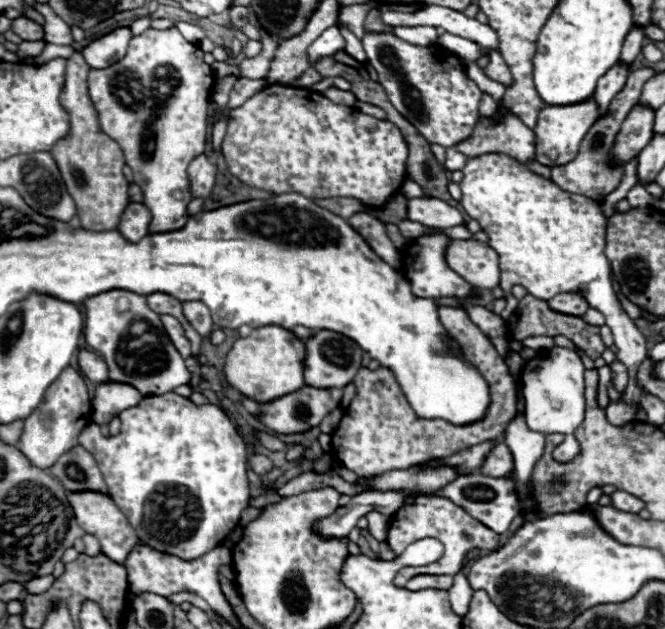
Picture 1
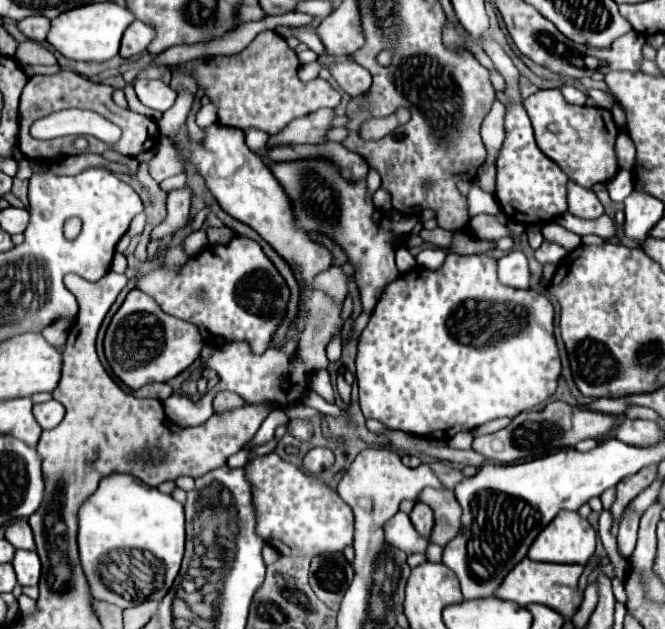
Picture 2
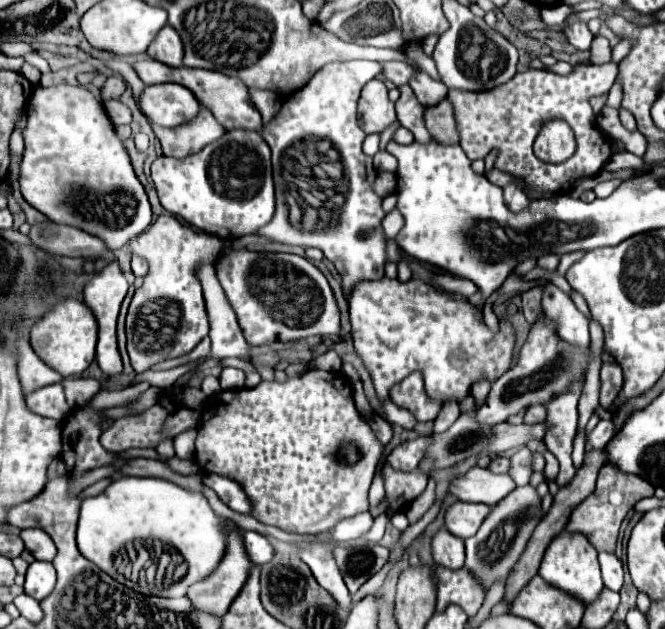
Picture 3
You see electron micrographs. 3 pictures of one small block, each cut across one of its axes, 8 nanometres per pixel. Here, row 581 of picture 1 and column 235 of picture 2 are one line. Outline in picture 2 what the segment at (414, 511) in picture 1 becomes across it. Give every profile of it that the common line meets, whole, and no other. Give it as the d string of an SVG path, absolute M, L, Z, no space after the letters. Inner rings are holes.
M220 392L214 398L214 412L216 414L224 414L230 408L242 408L242 406L246 406L246 402L238 394L232 394L232 392Z

